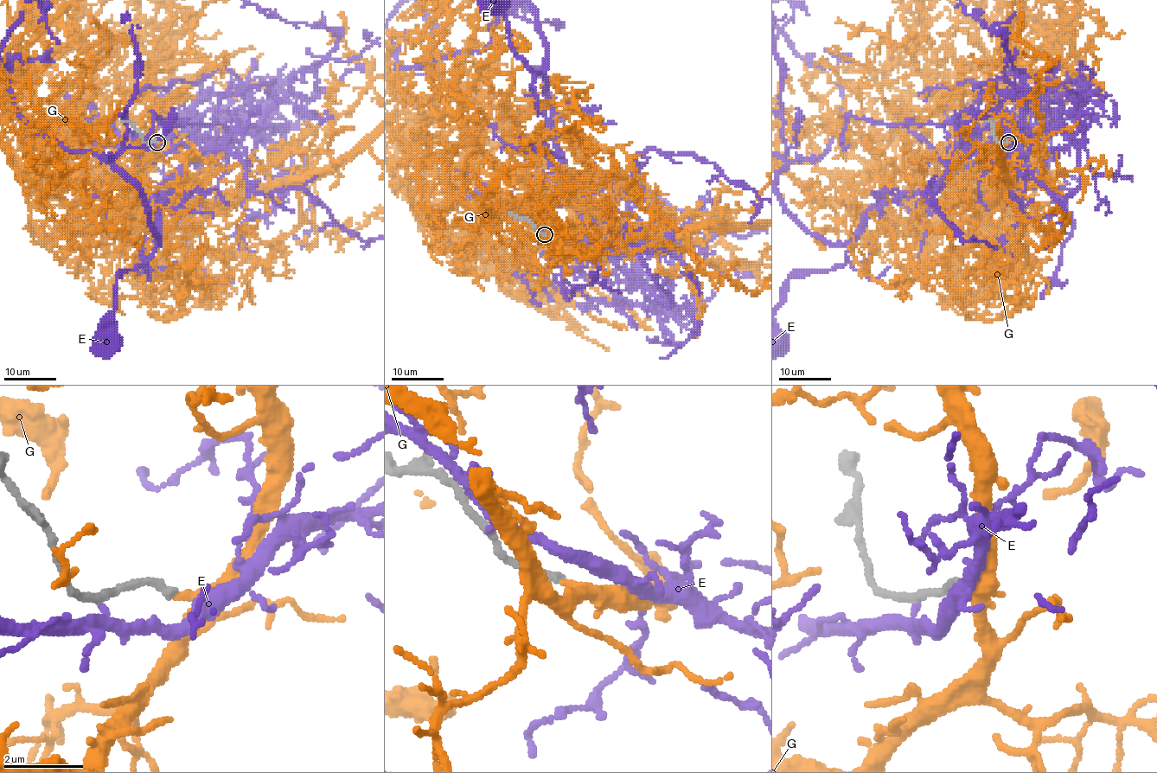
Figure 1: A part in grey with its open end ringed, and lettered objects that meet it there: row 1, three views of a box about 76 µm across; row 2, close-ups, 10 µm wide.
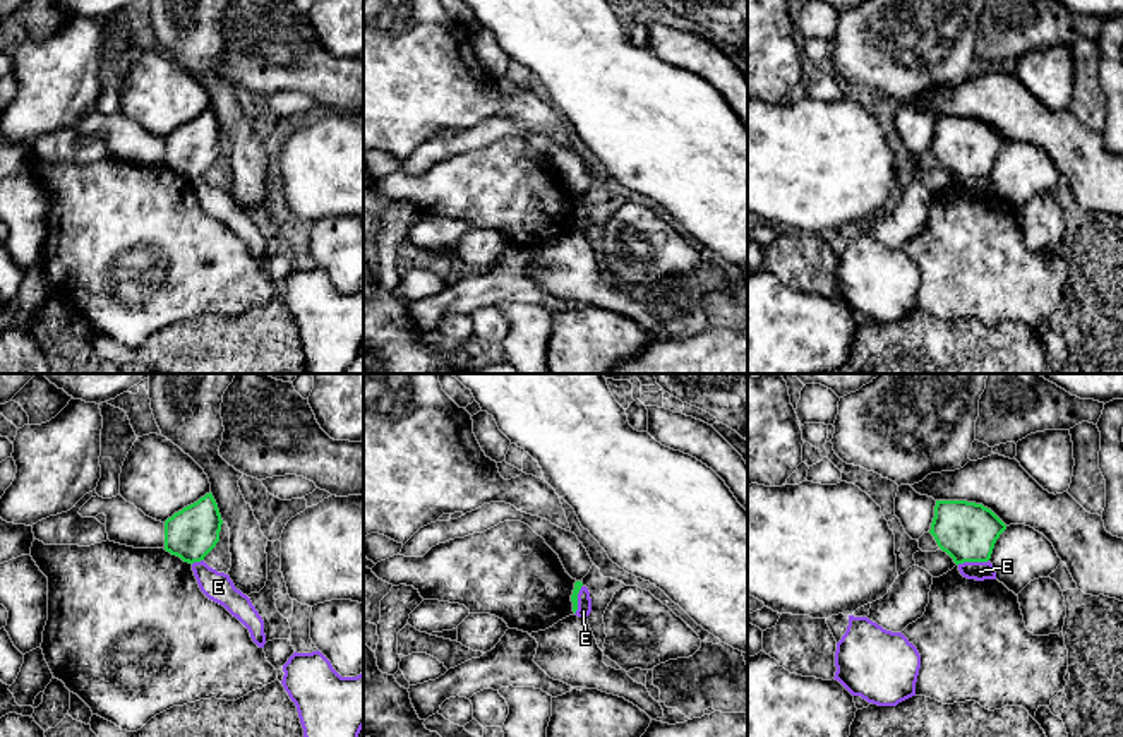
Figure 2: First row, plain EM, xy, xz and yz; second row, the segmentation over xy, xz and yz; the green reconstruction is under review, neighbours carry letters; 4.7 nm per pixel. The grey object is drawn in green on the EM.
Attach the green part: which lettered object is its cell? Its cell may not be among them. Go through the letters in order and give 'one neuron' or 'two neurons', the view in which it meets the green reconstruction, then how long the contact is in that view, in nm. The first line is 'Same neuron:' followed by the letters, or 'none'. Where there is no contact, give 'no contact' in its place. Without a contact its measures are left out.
Same neuron: G
E: two neurons | yz | 150 nm
G: one neuron | no contact

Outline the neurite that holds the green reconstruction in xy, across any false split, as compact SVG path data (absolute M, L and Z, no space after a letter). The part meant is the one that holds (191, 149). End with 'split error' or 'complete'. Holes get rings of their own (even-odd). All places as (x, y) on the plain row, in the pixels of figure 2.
M209 108L165 137L165 166L183 178L201 178L219 158L221 141L218 120Z | complete

